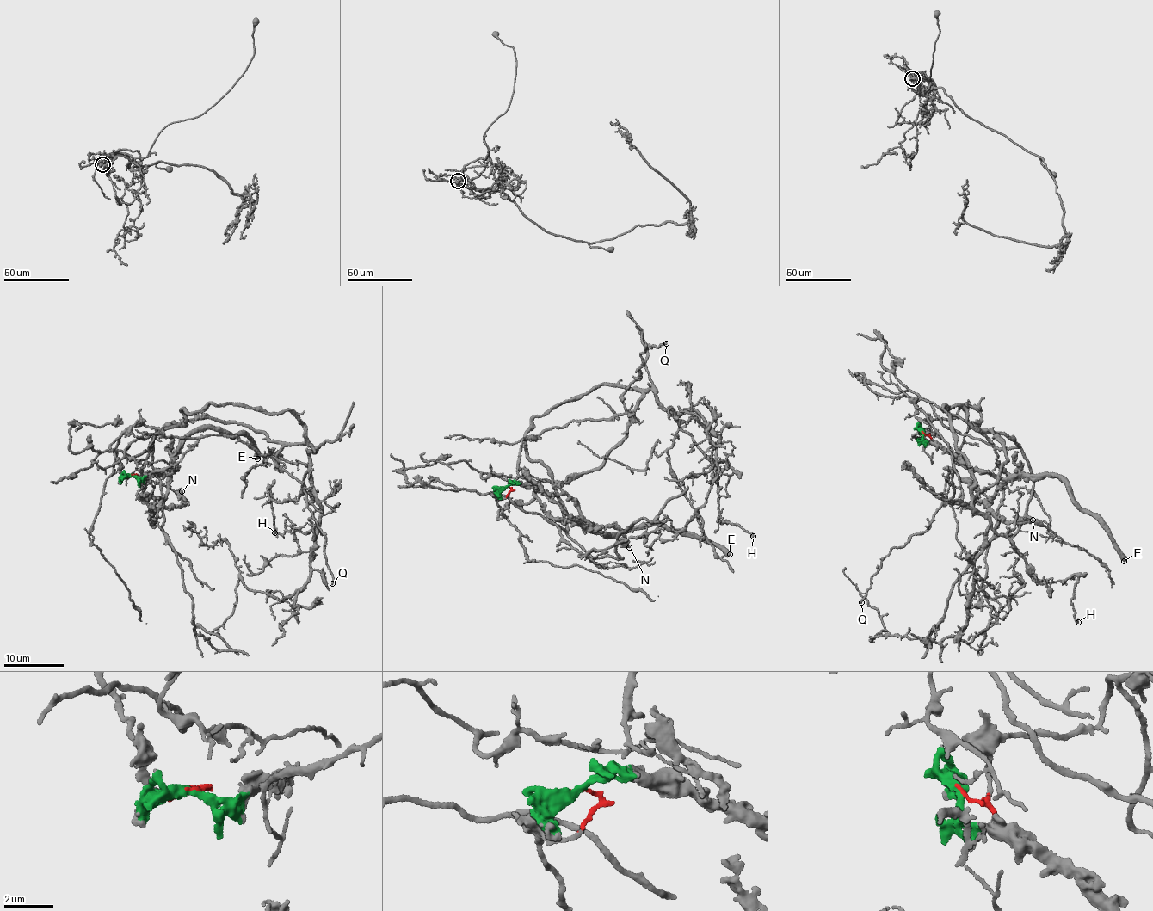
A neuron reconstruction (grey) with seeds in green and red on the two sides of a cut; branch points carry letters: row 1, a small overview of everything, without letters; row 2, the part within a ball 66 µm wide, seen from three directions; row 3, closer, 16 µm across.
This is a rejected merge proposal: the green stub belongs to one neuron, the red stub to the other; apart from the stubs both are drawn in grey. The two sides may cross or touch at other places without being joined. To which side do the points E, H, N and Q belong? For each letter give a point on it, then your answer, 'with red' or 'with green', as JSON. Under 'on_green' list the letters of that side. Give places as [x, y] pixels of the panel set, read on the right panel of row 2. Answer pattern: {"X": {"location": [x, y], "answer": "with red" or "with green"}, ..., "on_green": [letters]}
{"E": {"location": [1124, 561], "answer": "with green"}, "H": {"location": [1078, 622], "answer": "with red"}, "N": {"location": [1032, 520], "answer": "with green"}, "Q": {"location": [861, 602], "answer": "with red"}, "on_green": ["E", "N"]}

